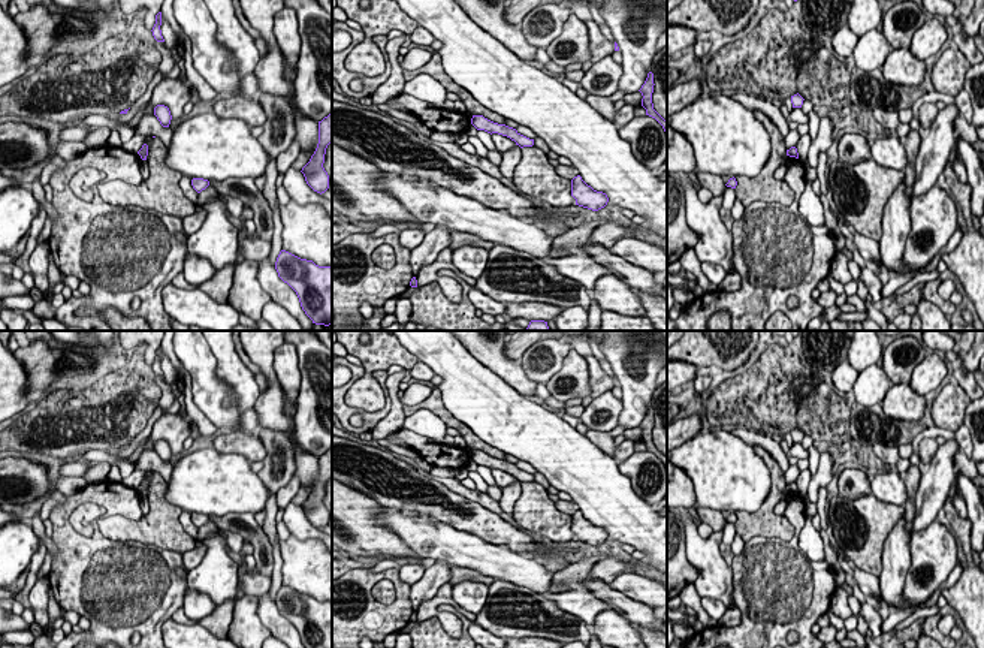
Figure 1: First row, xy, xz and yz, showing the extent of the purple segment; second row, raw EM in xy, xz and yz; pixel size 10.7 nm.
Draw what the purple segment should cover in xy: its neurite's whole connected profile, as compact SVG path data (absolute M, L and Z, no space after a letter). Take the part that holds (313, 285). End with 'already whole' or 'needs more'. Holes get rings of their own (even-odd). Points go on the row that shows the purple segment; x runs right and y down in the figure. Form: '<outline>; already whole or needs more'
M281 250L275 269L278 277L298 295L305 314L316 325L332 323L332 266L319 266Z; already whole

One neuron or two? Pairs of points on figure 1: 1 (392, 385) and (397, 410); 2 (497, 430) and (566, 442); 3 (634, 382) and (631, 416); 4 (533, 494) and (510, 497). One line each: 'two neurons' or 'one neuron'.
1: one neuron
2: one neuron
3: one neuron
4: two neurons

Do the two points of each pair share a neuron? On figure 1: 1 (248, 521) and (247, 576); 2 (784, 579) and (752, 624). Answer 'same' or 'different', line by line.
1: different
2: same

